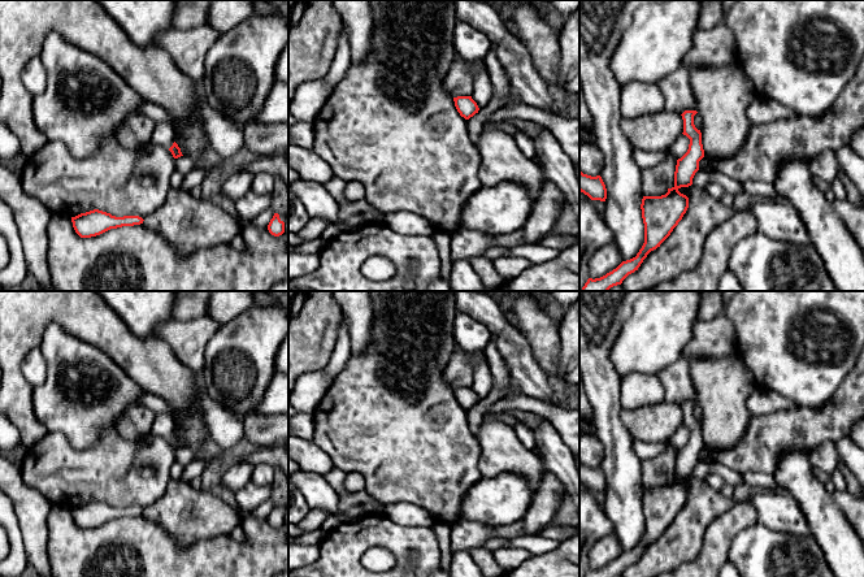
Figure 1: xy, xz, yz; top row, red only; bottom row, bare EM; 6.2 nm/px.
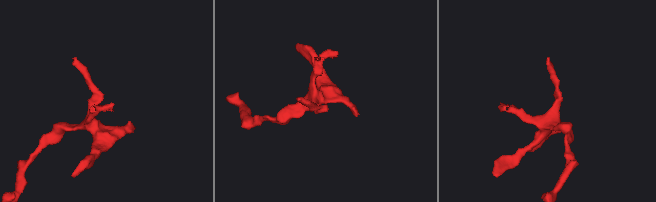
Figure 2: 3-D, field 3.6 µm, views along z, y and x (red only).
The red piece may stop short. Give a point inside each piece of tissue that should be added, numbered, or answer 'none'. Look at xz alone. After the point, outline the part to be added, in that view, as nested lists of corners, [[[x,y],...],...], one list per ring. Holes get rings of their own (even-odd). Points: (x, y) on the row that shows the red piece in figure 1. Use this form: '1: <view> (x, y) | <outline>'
none

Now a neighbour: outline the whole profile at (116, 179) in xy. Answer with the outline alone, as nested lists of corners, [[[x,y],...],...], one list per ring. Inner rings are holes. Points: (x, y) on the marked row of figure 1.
[[[104,138],[97,151],[88,157],[74,157],[61,140],[47,143],[23,164],[21,172],[22,188],[52,213],[75,217],[94,209],[110,213],[116,217],[139,216],[147,217],[155,212],[166,199],[170,190],[170,177],[175,172],[175,159],[169,148],[149,143],[143,149],[129,149],[116,138]]]

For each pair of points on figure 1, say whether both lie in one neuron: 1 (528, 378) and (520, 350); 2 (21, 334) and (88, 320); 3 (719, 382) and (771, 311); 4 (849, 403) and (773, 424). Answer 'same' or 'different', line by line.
1: same
2: same
3: different
4: same

